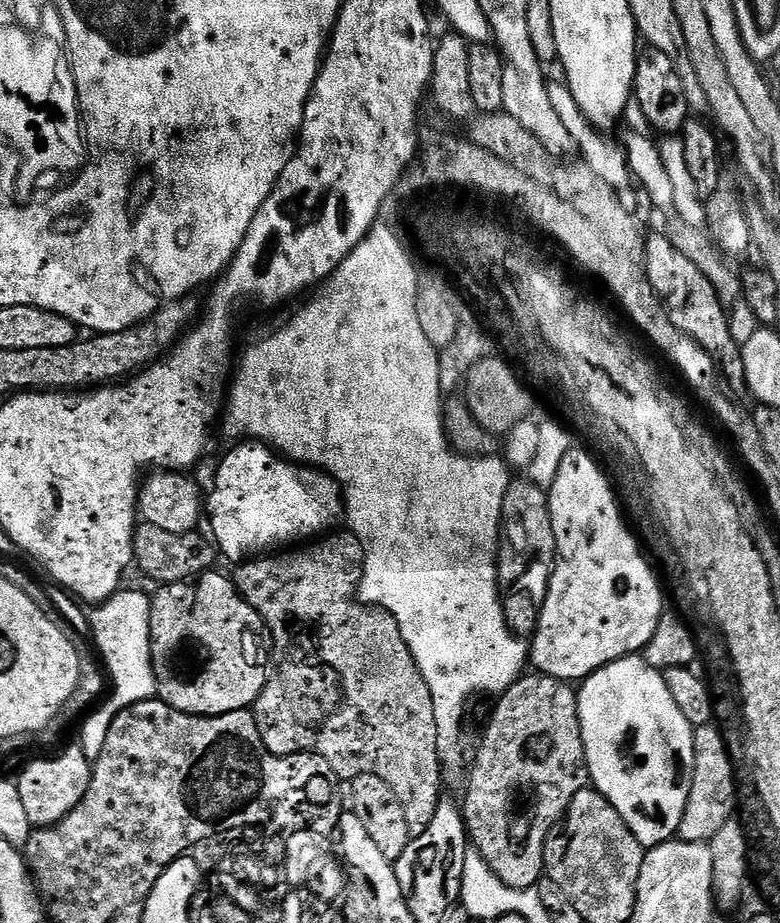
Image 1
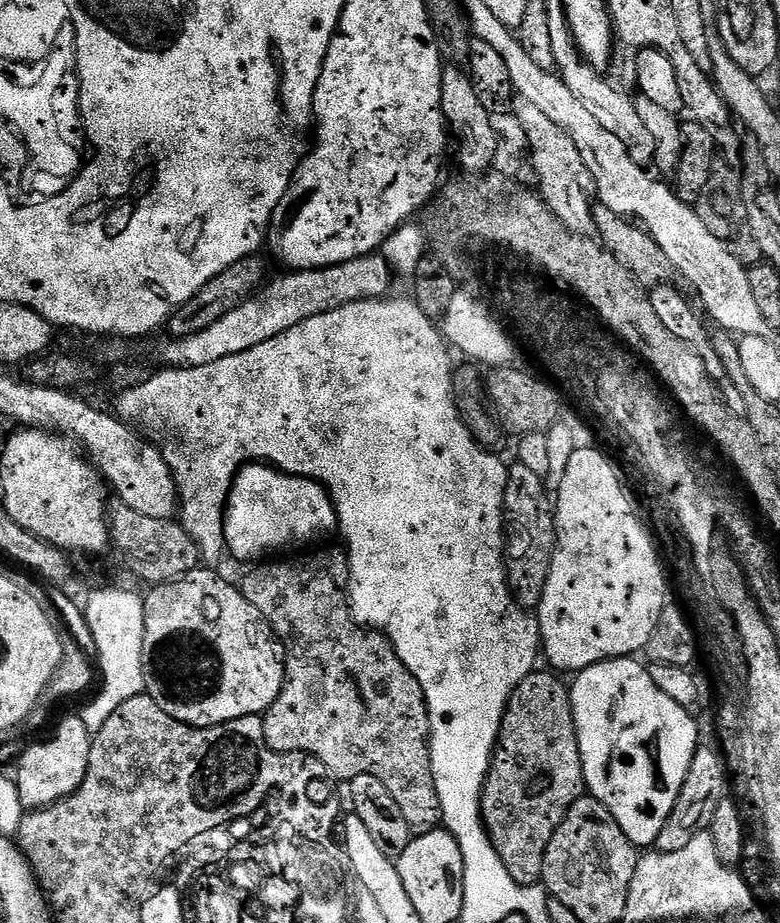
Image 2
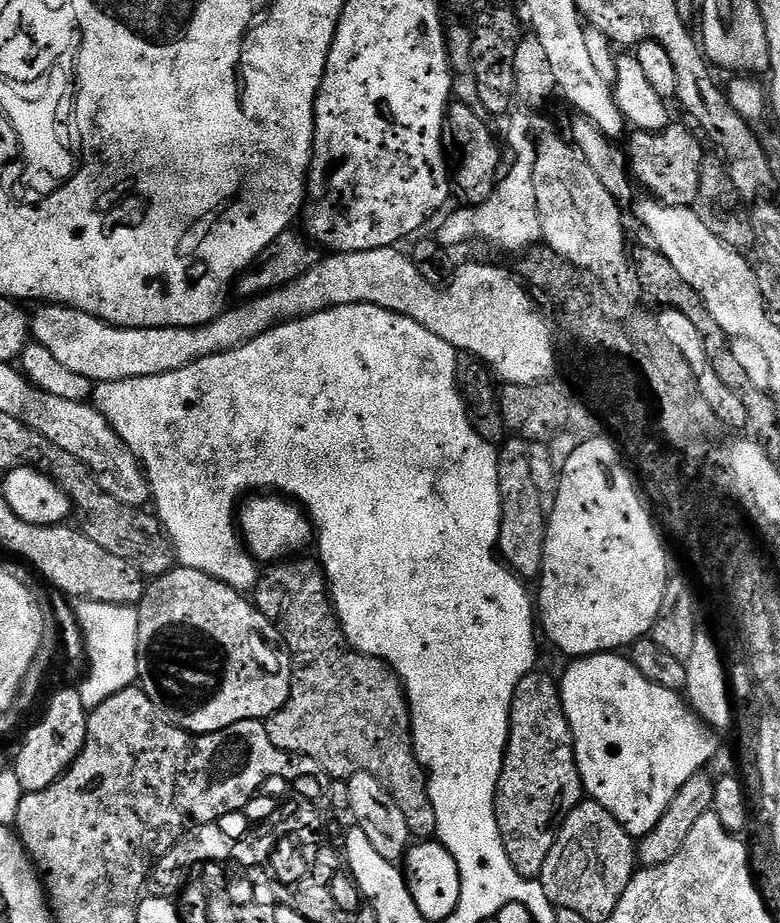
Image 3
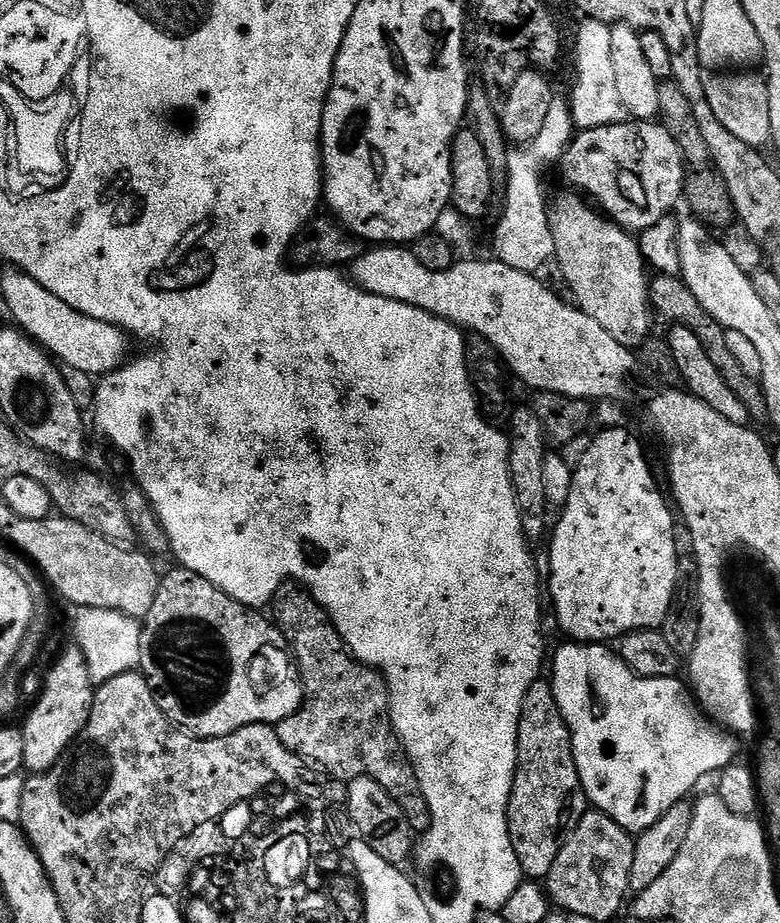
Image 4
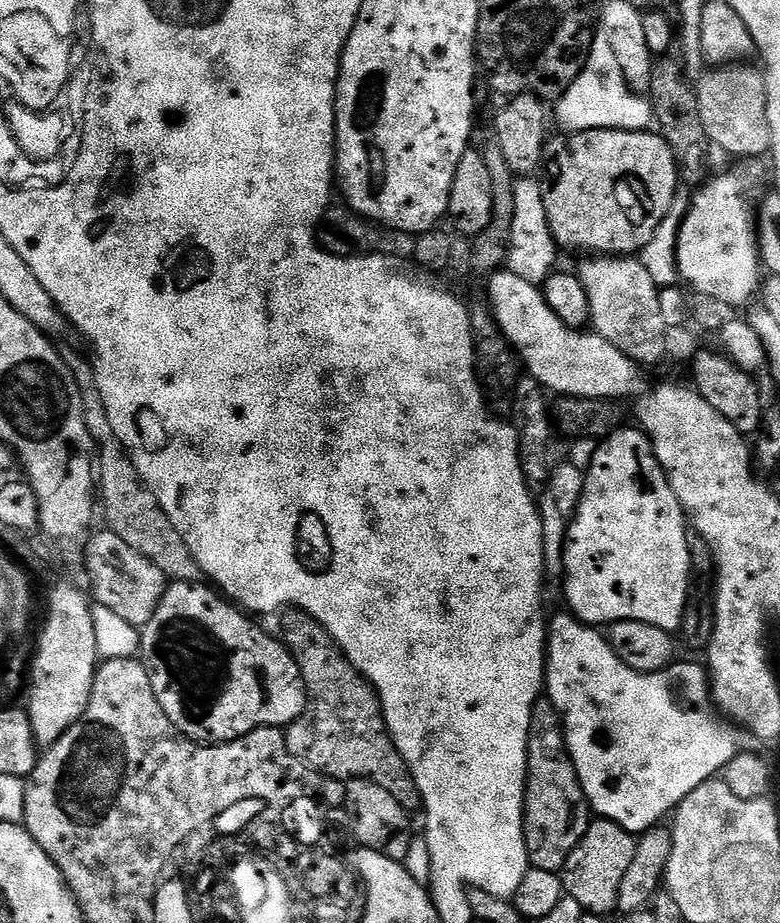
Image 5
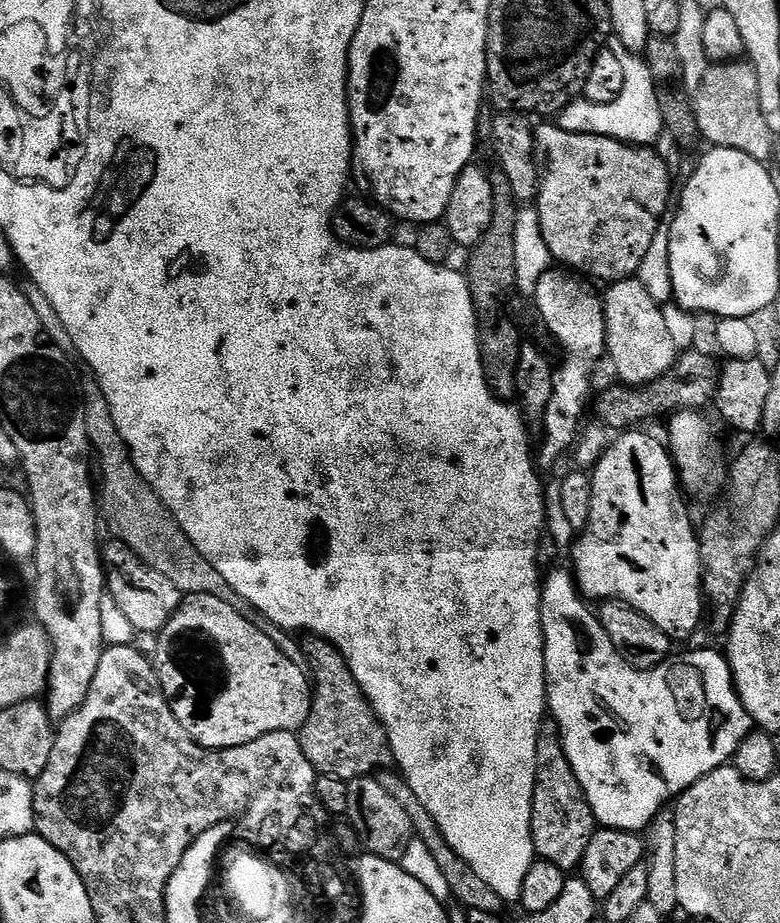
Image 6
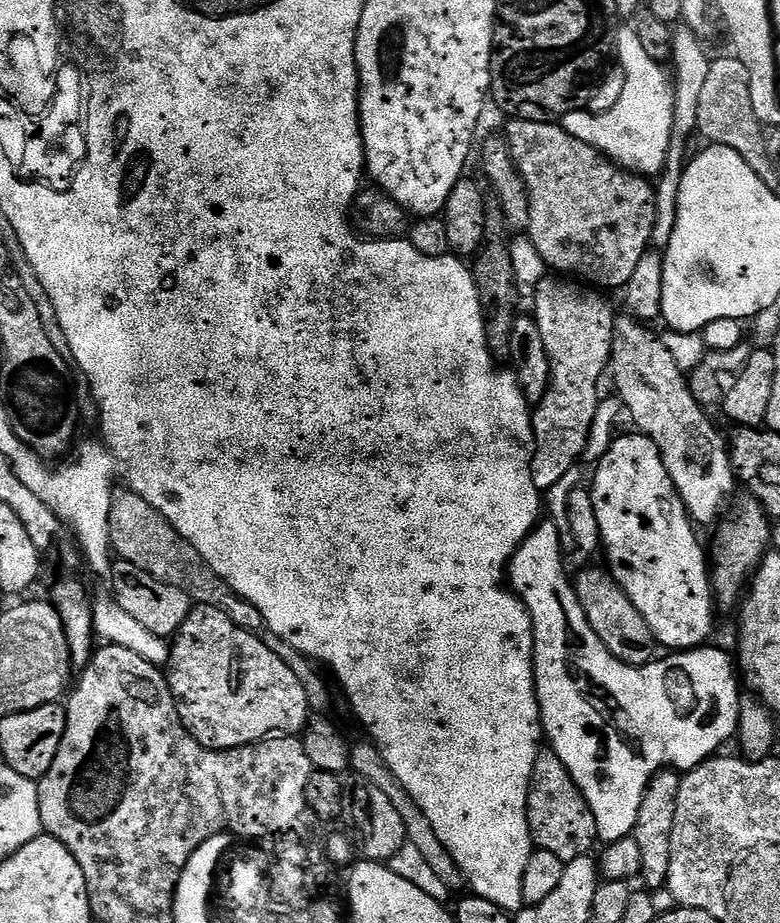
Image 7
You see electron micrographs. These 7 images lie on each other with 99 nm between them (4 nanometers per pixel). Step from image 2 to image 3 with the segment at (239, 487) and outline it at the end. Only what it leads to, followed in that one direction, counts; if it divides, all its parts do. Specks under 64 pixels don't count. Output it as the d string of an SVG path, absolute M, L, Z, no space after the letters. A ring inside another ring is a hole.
M256 494L243 501L238 512L238 532L257 561L284 562L314 540L314 525L297 501L280 494Z

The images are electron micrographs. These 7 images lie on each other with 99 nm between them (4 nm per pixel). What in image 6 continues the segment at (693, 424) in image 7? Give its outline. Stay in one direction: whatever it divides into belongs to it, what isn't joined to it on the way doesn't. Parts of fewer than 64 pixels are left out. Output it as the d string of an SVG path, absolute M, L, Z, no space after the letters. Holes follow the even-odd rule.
M629 278L627 280L617 280L615 282L609 283L607 285L608 293L604 292L603 306L605 312L605 346L607 348L606 356L607 359L612 359L612 368L614 371L620 375L619 383L624 386L643 386L646 384L652 384L658 378L662 378L666 373L672 371L672 367L674 366L674 362L676 361L676 357L678 355L678 349L676 347L676 343L674 342L674 338L670 334L670 330L666 327L666 318L662 318L662 307L659 304L656 304L652 298L650 298L650 294L646 288L644 288L642 282L637 278Z

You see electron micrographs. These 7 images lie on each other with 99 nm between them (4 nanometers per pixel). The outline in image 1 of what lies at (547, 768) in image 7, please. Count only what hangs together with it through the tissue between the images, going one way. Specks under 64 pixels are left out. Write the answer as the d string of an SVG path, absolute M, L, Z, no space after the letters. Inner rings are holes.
M539 674L521 675L499 697L488 720L488 729L476 752L476 765L467 773L468 793L462 799L464 827L471 847L511 888L535 888L544 871L544 847L554 829L563 821L564 811L574 794L589 787L586 750L580 729L580 701L571 683Z

